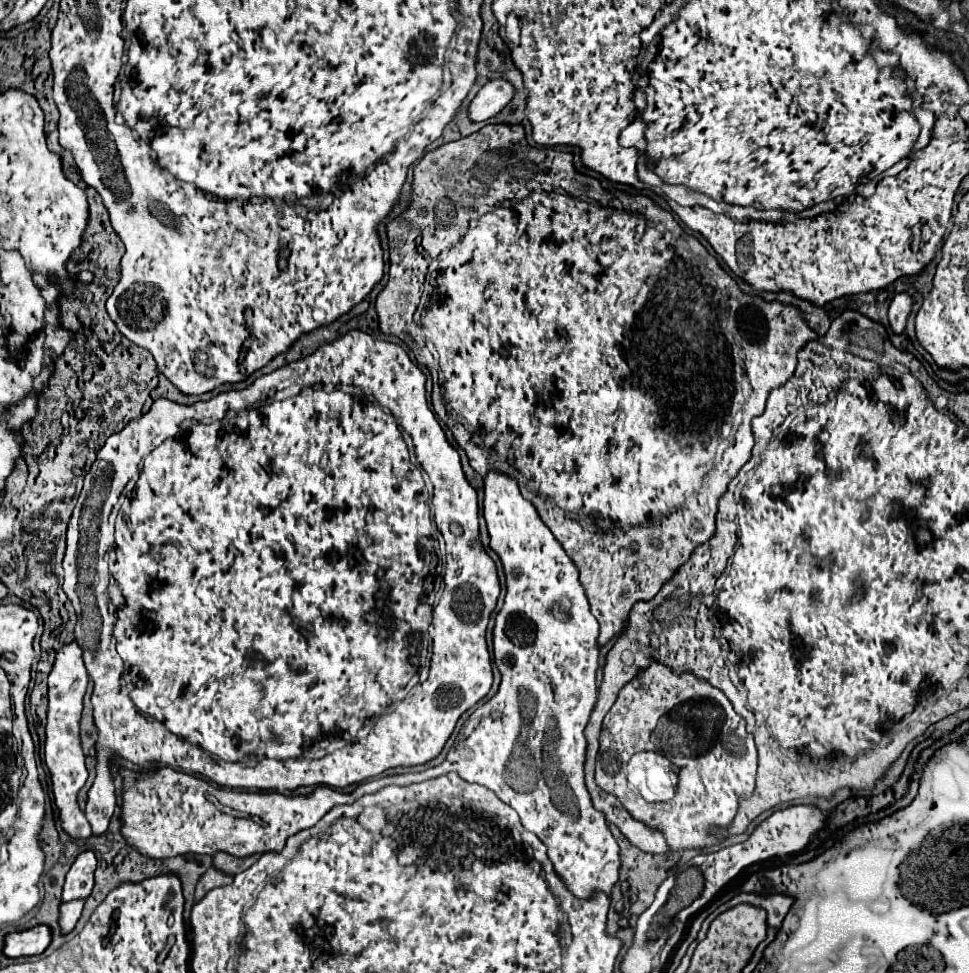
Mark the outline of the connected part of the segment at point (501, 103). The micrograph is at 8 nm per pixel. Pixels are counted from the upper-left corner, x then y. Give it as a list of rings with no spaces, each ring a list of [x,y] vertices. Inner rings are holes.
[[[493,79],[485,83],[467,107],[469,121],[479,123],[495,117],[511,99],[513,99],[513,87],[505,79]]]

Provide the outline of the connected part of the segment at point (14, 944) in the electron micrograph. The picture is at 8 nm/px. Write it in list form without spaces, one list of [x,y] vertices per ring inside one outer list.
[[[37,925],[27,931],[15,931],[5,937],[3,955],[5,957],[31,957],[41,955],[51,943],[51,931],[45,925]]]

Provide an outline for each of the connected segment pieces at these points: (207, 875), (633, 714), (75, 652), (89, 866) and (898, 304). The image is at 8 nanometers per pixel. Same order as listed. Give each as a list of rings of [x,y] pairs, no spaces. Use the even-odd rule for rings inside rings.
[[[213,867],[207,869],[199,883],[197,883],[197,889],[195,889],[195,903],[201,901],[205,897],[205,893],[209,893],[213,887],[223,887],[223,885],[229,885],[233,881],[231,875],[223,875],[223,873],[217,873]]]
[[[653,663],[649,669],[645,669],[639,677],[629,681],[621,691],[613,707],[603,719],[601,729],[601,749],[597,753],[597,769],[595,779],[597,785],[613,795],[619,797],[623,807],[637,819],[647,823],[649,827],[659,829],[669,847],[673,851],[681,849],[695,849],[695,847],[711,847],[723,841],[723,835],[711,835],[707,829],[711,825],[715,827],[727,827],[731,819],[735,817],[737,803],[741,795],[751,795],[755,789],[755,773],[757,773],[757,747],[753,743],[753,735],[745,731],[743,717],[735,713],[729,699],[709,683],[703,683],[701,679],[695,679],[691,673],[675,675],[669,667],[663,667],[659,663]],[[639,751],[655,751],[665,755],[677,769],[677,789],[671,801],[667,803],[647,803],[645,799],[639,799],[639,793],[631,791],[627,781],[617,781],[617,773],[621,771],[623,763],[627,763],[635,753]]]
[[[77,641],[63,645],[57,651],[55,665],[47,679],[49,709],[47,709],[47,725],[45,725],[45,765],[51,775],[51,789],[55,795],[55,805],[59,809],[61,829],[69,833],[73,839],[91,837],[91,827],[87,827],[87,819],[77,805],[77,794],[88,778],[85,755],[79,741],[79,719],[83,711],[83,695],[87,689],[87,681],[89,677]]]
[[[83,851],[71,869],[65,875],[65,885],[61,893],[61,903],[73,901],[73,899],[87,899],[93,889],[93,873],[97,867],[97,859],[93,851]]]
[[[909,293],[895,295],[893,301],[891,301],[891,307],[889,307],[889,325],[891,325],[893,333],[897,333],[897,335],[903,333],[907,317],[909,317],[909,311],[911,311],[911,297],[909,297]]]

